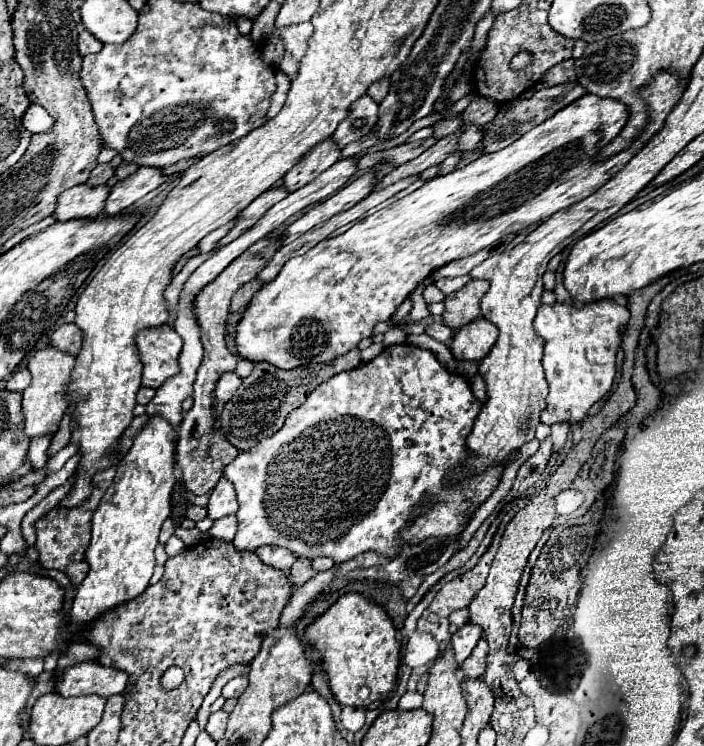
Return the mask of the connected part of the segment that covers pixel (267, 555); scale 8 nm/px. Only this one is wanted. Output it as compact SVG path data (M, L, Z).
M262 546L256 550L256 554L260 556L260 560L272 568L278 568L278 570L288 570L292 568L296 556L292 552L288 552L286 548L280 548L280 546Z

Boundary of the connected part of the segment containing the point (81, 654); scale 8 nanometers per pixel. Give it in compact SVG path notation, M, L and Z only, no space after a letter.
M154 416L144 426L144 430L138 432L128 454L118 462L114 482L102 496L92 518L92 540L84 552L90 570L74 596L68 624L70 638L66 642L66 652L58 658L58 666L54 670L56 680L60 680L66 666L98 658L98 648L86 640L84 628L98 620L102 612L140 596L148 588L150 576L154 572L156 540L162 522L170 514L170 494L176 482L172 474L174 444L174 428L160 416Z

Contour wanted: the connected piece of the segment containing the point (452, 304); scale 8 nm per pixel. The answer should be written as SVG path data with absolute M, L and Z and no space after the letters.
M470 280L458 292L446 296L446 310L442 314L444 324L450 328L460 328L480 316L480 300L488 292L488 280Z

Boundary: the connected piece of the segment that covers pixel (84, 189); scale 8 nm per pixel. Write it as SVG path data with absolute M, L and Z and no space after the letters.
M80 184L76 188L70 188L60 194L58 206L54 210L54 218L60 222L66 220L94 220L102 214L106 198L110 194L110 188L104 186L88 186Z

